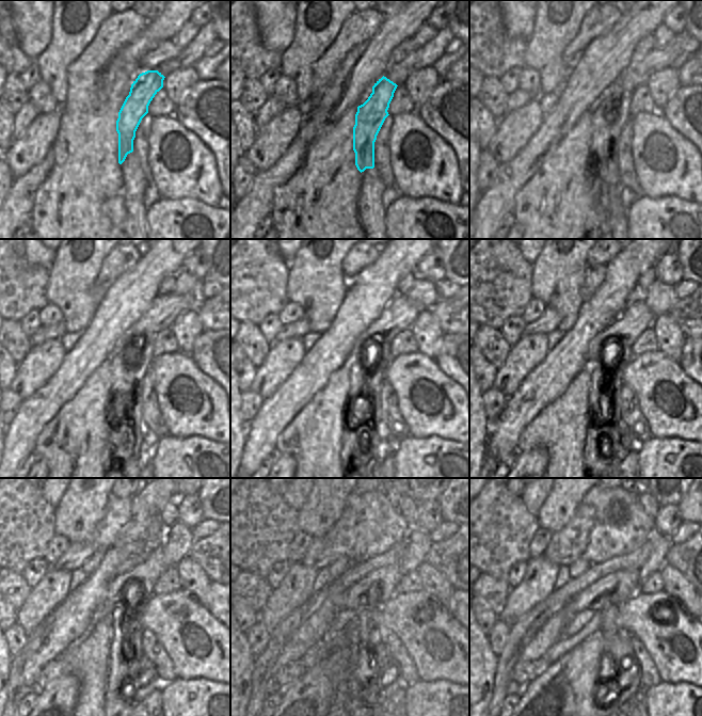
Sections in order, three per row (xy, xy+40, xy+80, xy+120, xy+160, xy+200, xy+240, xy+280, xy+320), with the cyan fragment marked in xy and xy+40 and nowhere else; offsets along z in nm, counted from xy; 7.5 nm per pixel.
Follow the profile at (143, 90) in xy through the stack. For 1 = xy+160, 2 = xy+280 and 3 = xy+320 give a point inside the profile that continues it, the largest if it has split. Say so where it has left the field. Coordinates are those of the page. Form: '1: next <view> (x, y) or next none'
1: next xy+160 (354, 450)
2: next xy+280 (361, 672)
3: next xy+320 (606, 665)

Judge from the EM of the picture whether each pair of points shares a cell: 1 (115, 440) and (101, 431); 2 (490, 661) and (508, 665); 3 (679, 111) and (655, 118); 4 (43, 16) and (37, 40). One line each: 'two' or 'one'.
1: two
2: two
3: two
4: one

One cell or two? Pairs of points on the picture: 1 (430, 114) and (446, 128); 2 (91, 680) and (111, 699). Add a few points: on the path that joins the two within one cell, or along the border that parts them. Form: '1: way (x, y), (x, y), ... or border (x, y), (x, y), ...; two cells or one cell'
1: way (434, 116), (442, 124); one cell
2: border (108, 668), (105, 704); two cells

